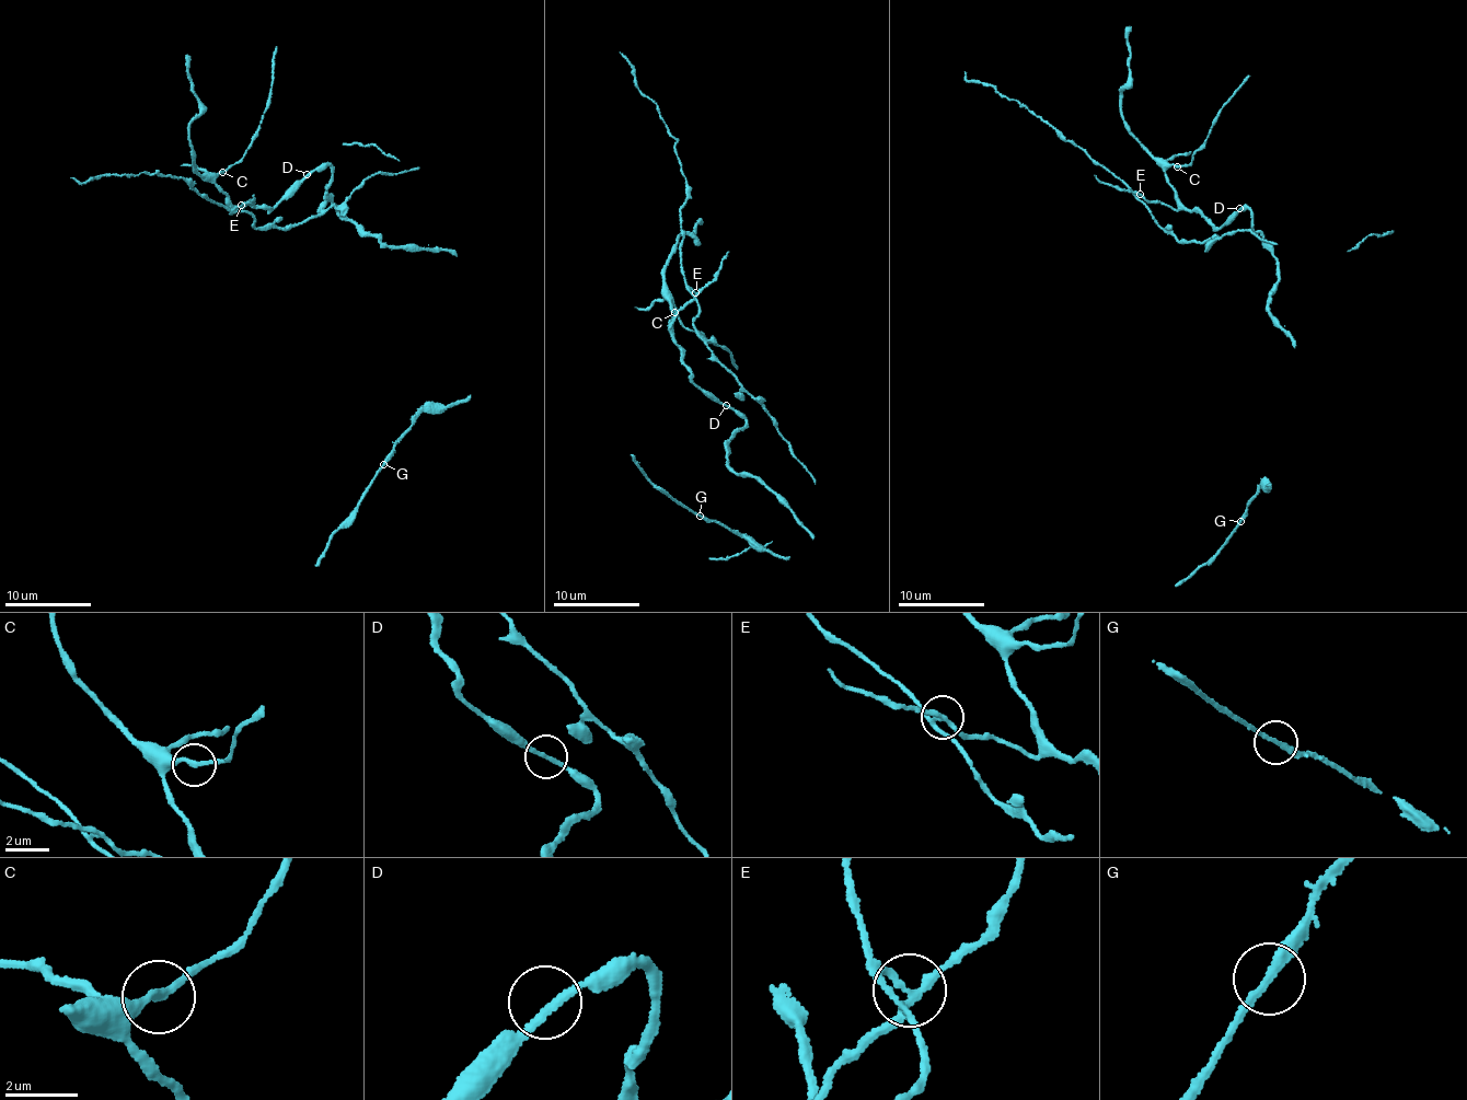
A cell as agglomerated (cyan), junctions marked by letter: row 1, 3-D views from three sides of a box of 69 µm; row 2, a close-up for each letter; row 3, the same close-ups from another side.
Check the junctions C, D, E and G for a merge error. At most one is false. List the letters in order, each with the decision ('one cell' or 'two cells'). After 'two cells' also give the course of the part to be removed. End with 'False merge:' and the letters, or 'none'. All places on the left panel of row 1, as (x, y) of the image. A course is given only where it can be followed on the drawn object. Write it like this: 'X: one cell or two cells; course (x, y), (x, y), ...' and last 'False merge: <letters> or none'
C: one cell
D: one cell
E: two cells
G: one cell
False merge: E

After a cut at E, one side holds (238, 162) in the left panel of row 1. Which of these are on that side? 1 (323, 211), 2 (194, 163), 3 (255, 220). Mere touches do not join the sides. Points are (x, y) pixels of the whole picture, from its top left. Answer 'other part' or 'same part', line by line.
1: other part
2: same part
3: other part

